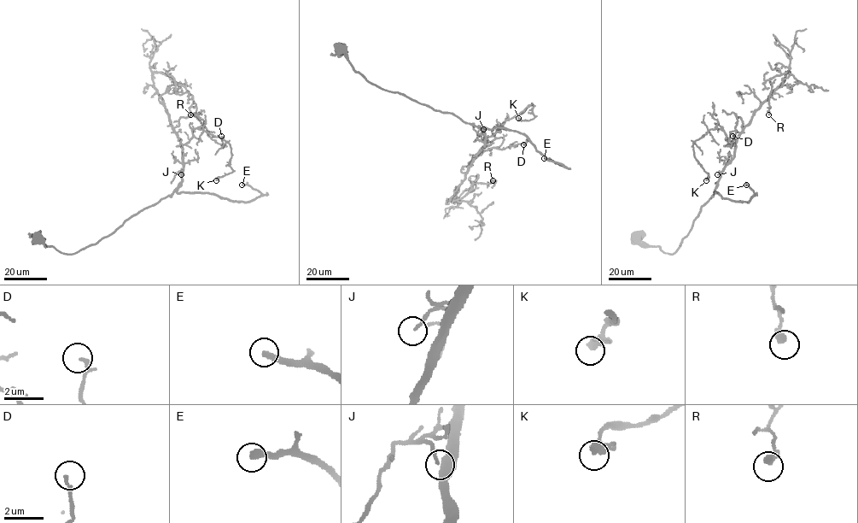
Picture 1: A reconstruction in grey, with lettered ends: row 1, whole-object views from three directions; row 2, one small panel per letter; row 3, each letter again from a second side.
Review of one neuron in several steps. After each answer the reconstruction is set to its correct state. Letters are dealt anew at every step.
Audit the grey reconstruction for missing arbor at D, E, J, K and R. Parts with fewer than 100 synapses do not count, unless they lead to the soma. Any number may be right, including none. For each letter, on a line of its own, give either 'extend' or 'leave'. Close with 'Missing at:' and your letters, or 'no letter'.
D: leave
E: extend
J: leave
K: leave
R: leave
Missing at: E

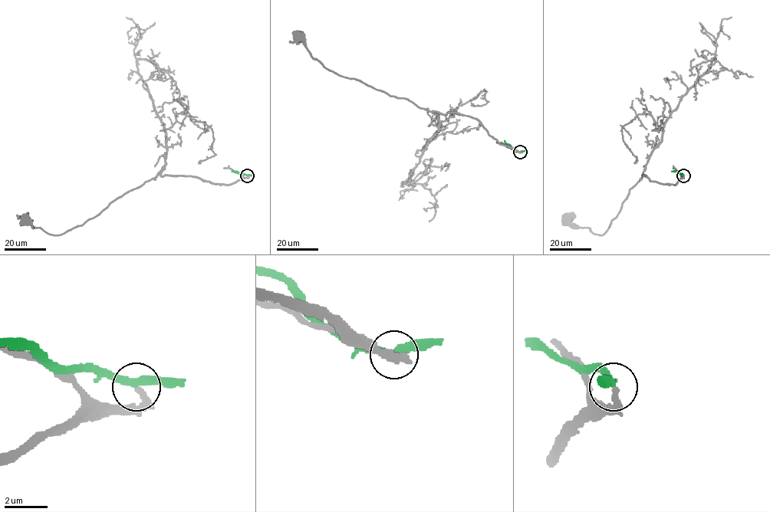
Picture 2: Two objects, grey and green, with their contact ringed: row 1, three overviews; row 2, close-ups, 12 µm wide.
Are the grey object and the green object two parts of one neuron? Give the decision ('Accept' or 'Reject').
Reject

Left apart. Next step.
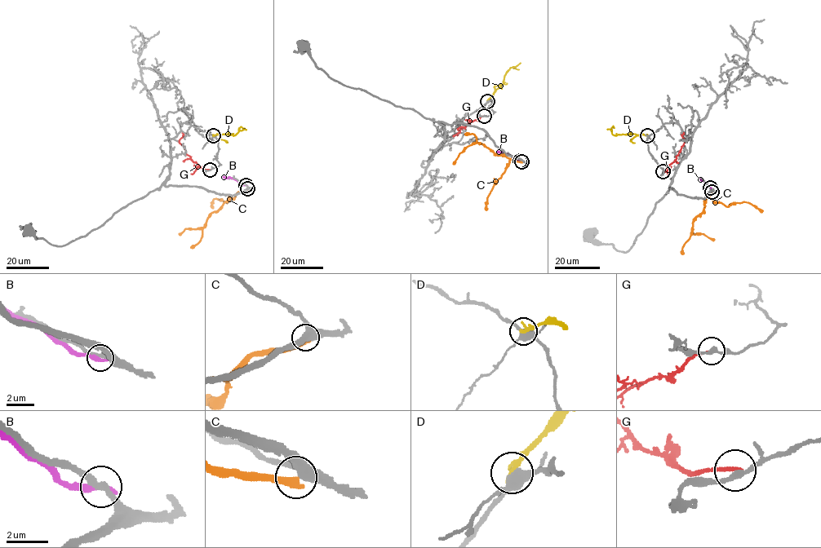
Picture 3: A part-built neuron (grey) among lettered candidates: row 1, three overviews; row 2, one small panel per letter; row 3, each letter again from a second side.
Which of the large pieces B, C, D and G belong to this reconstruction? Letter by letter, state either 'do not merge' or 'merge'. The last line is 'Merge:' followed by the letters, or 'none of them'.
B: do not merge
C: do not merge
D: do not merge
G: do not merge
Merge: none of them

